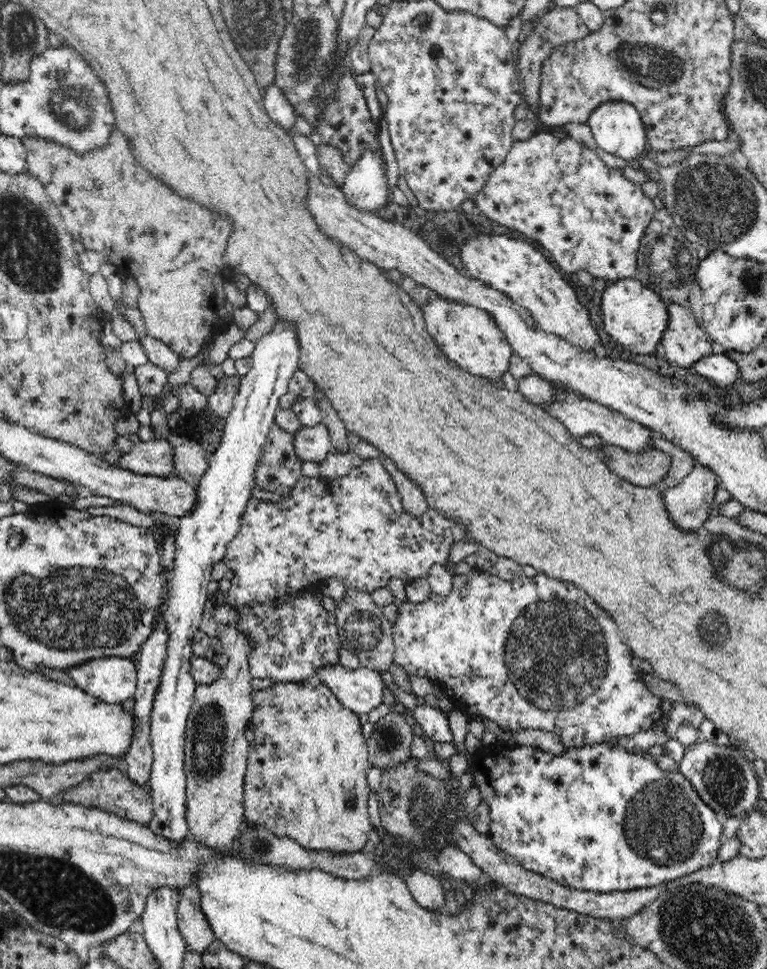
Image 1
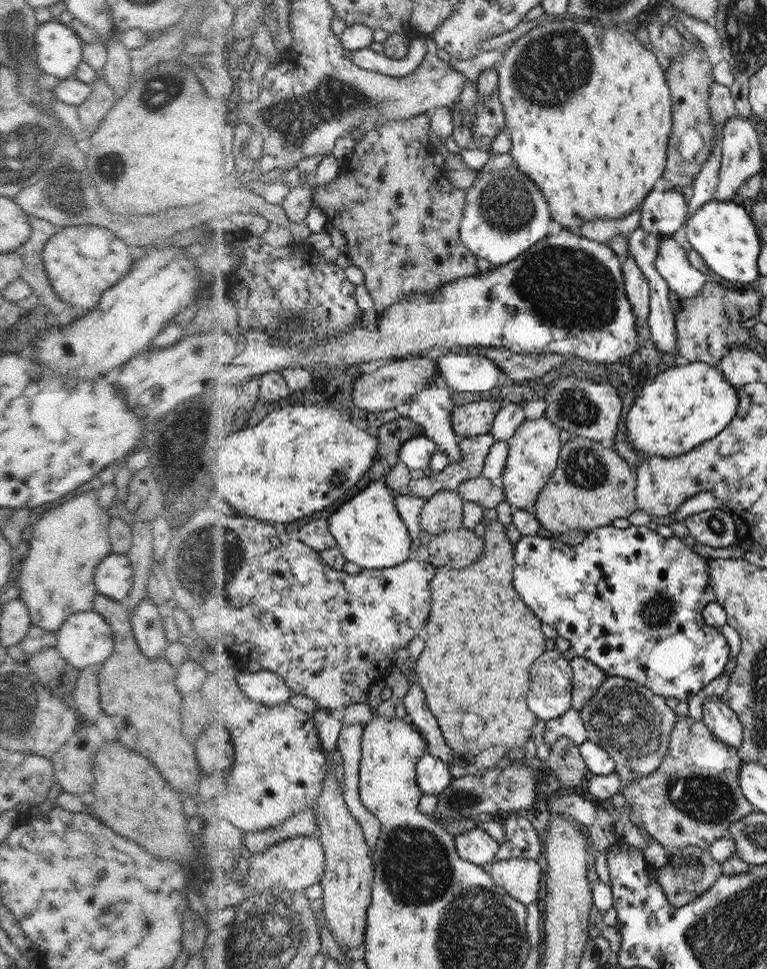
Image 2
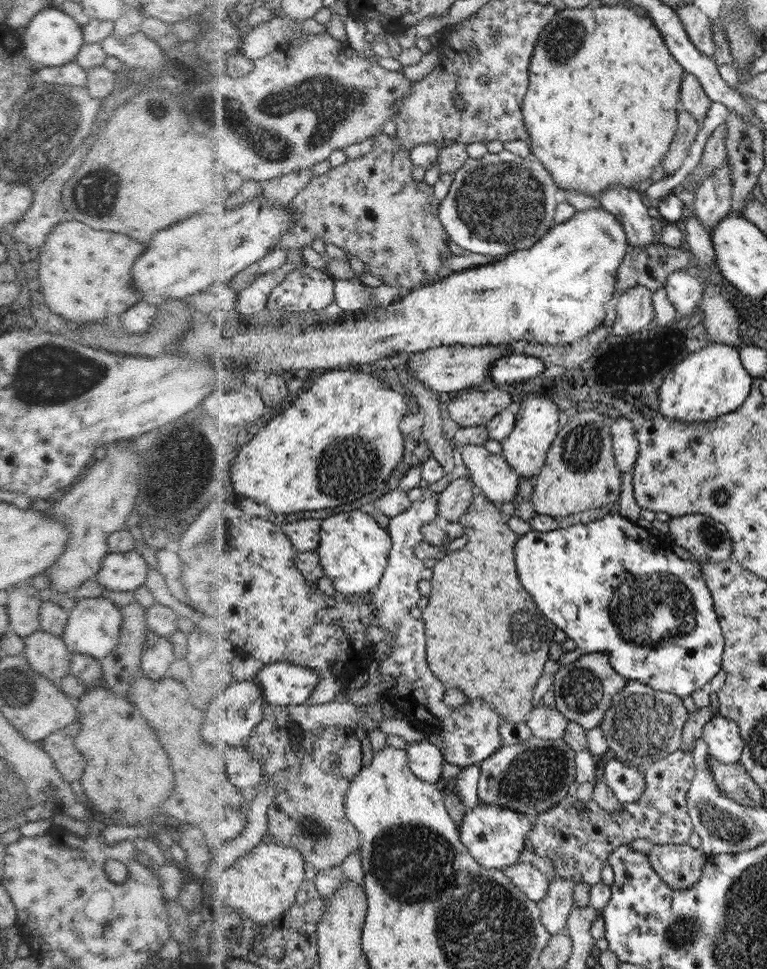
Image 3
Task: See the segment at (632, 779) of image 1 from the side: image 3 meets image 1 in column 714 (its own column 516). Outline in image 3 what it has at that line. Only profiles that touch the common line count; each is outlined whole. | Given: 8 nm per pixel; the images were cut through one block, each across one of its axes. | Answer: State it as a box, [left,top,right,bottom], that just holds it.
[461,802,533,870]

